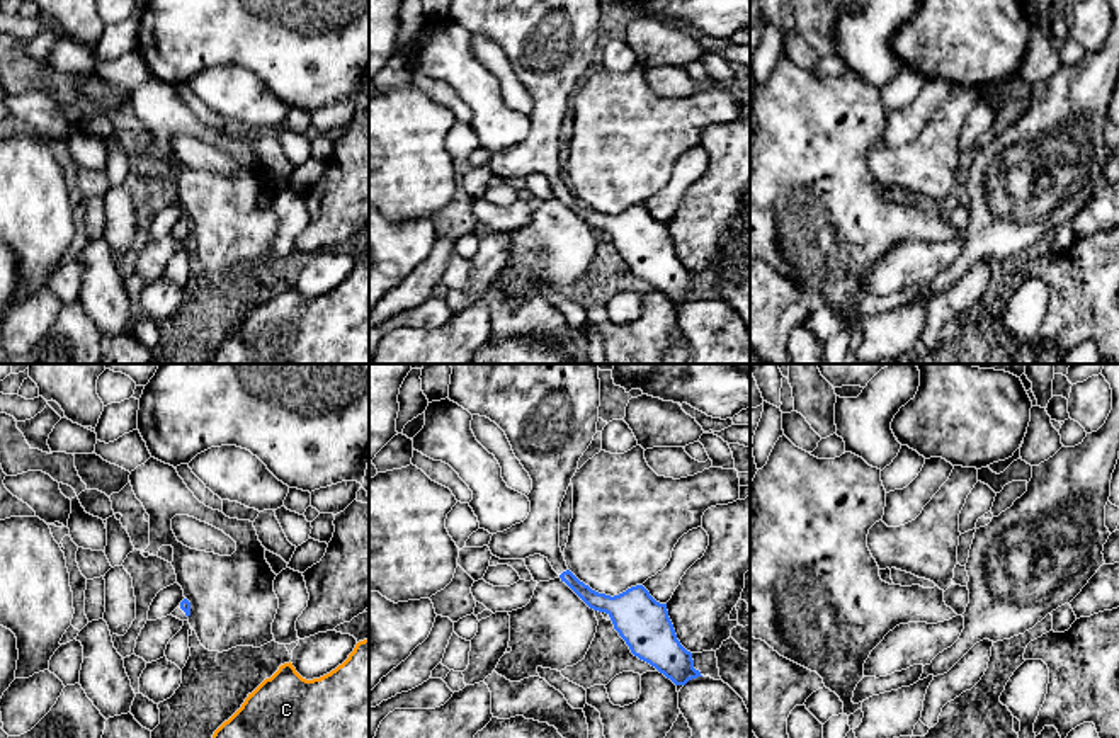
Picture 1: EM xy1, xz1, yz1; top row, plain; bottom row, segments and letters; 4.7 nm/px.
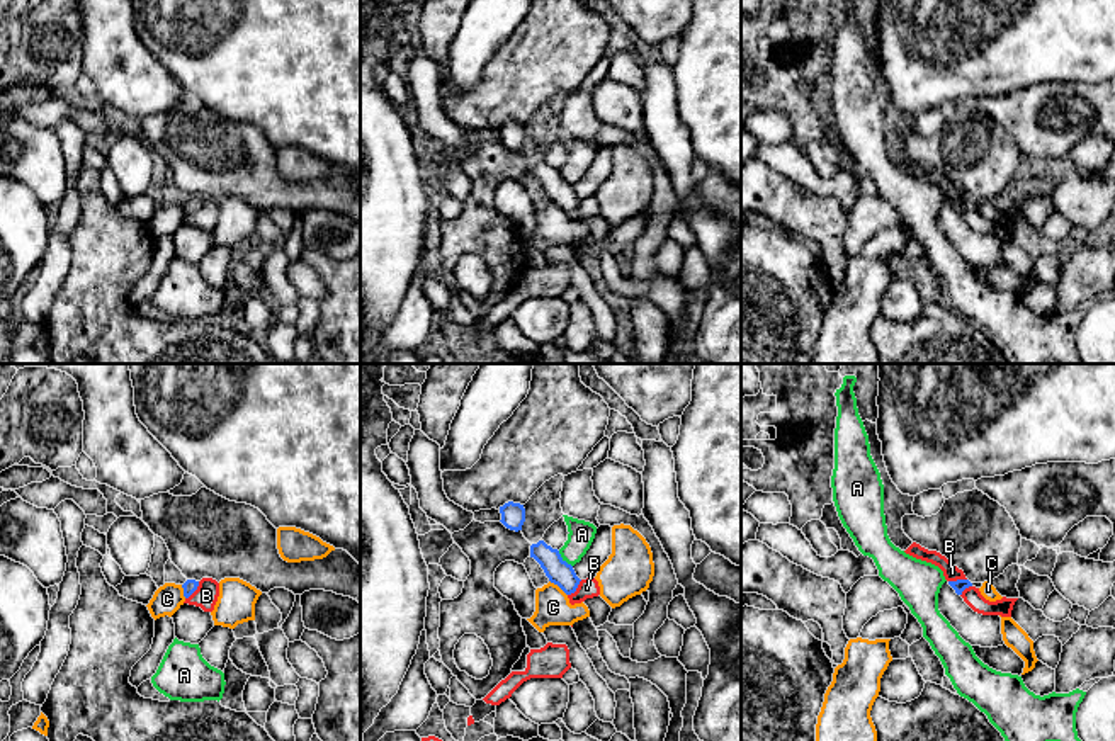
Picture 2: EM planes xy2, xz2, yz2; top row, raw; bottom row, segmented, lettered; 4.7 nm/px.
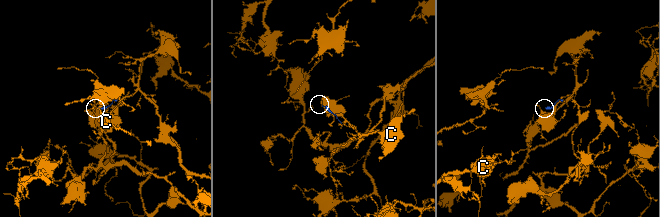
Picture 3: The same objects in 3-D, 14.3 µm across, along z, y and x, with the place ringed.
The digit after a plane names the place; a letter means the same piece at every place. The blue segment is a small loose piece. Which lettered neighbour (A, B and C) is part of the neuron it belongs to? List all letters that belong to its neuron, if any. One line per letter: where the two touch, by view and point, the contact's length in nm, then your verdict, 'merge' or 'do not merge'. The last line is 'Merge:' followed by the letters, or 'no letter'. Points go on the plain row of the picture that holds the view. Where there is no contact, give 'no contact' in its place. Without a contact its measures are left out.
A: xz2 (565, 181) | 100 nm | do not merge
B: xy2 (194, 209) | 110 nm | do not merge
C: xz2 (558, 204) | 120 nm | do not merge
Merge: no letter

